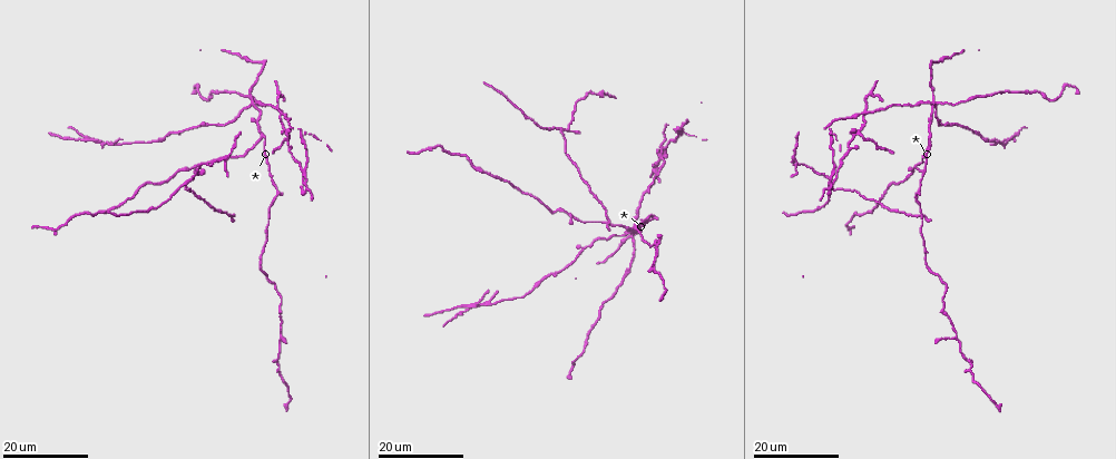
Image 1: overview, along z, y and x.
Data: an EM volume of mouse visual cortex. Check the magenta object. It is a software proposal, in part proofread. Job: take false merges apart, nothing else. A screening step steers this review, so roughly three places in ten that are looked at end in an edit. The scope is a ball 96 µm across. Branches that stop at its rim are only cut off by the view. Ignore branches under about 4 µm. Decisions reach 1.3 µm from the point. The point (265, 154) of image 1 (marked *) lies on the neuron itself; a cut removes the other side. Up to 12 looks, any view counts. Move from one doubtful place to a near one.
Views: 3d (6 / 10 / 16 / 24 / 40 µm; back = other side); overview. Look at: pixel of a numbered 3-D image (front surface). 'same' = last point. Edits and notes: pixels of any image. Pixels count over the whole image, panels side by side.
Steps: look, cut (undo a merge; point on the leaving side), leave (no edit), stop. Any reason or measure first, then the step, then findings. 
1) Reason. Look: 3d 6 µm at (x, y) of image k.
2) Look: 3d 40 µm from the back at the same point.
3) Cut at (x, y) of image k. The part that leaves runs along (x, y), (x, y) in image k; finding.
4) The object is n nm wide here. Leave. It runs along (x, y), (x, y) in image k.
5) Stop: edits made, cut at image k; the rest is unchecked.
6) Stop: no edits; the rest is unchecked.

Sudden change in width. Look: 3d 24 µm at (650, 215) of image 1.

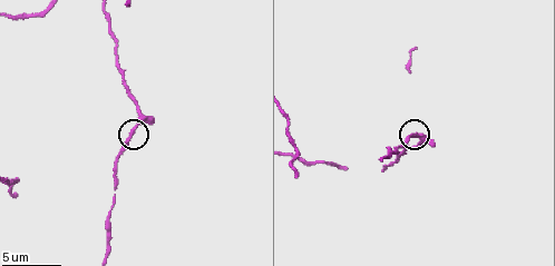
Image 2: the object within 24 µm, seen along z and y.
Look: 3d 10 µm at (413, 137) of image 2.

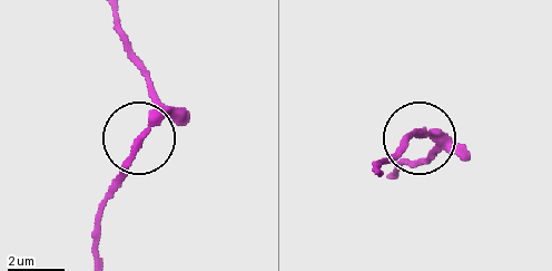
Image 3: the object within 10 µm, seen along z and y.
The object is 240 nm wide here. Leave. It runs along (395, 175), (429, 156), (431, 136), (410, 132), (383, 161) in image 3; one neuron here.

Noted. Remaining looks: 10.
Four arms meet. Look: 3d 16 µm at (661, 159) of image 1.

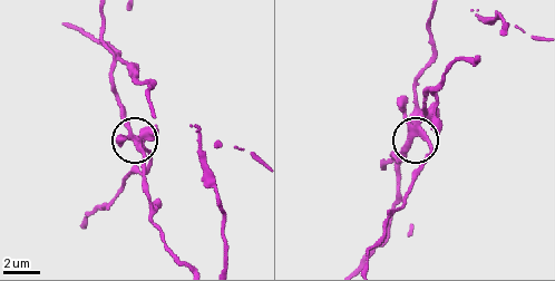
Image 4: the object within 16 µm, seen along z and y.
Look: 3d 6 µm at (421, 131) of image 4.

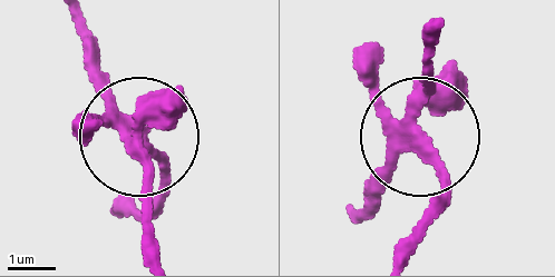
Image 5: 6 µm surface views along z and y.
Other side. Look: 3d 6 µm from the back at (420, 143) of image 5.

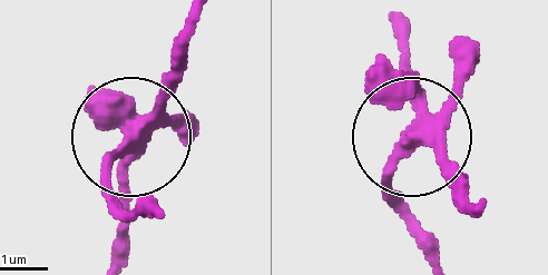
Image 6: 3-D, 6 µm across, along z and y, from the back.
The object is 270 nm wide here. Cut at (103, 187) of image 6. The part that leaves runs along (119, 153), (115, 196), (143, 208) in image 6; a second neuron is stuck on.

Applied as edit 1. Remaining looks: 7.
Look: overview.

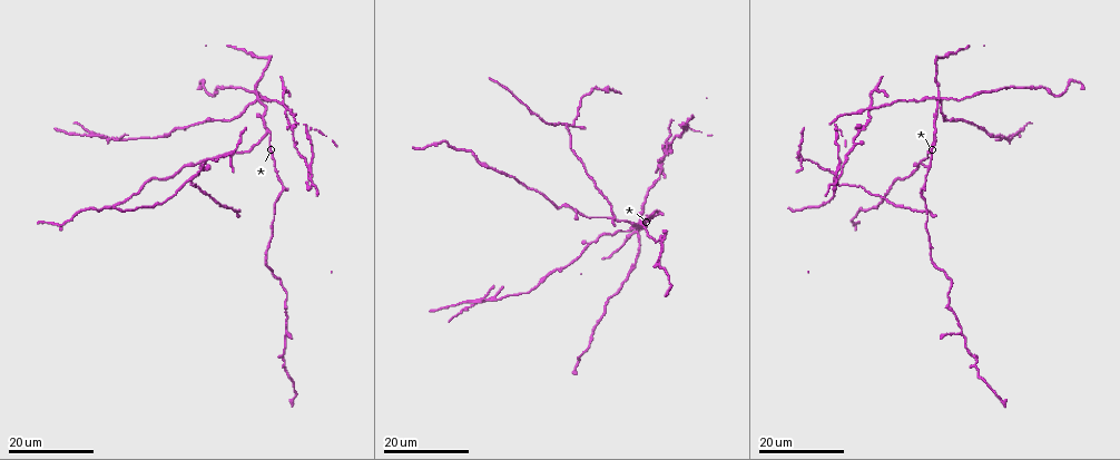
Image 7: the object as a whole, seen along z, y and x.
A fork. Look: 3d 16 µm at (661, 249) of image 7.

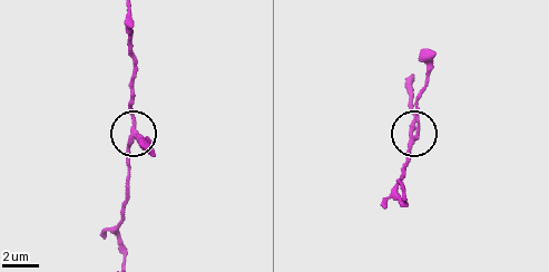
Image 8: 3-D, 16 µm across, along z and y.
Closer look. Look: 3d 6 µm at (417, 133) of image 8.

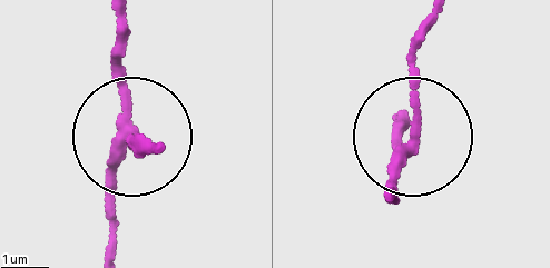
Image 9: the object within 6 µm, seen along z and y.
The side arm is 6 µm long; 3 arms meet here. Leave. One neuron here.

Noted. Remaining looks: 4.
Two arms in line, one across. Look: 3d 16 µm at (835, 181) of image 7.

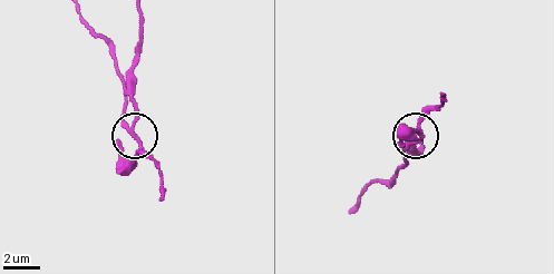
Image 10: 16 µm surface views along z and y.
Look: 3d 10 µm at (131, 128) of image 10.

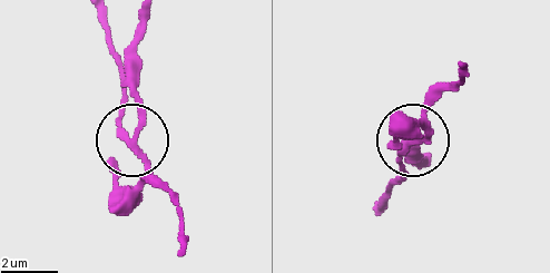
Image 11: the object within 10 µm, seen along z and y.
Cut at (135, 99) of image 11. The part that leaves runs along (133, 143), (140, 116), (133, 44), (140, 22) in image 11; two neurons meet here.

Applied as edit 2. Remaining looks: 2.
Stop: edits made, cut at image 6, cut at image 11; the rest is unchecked.

